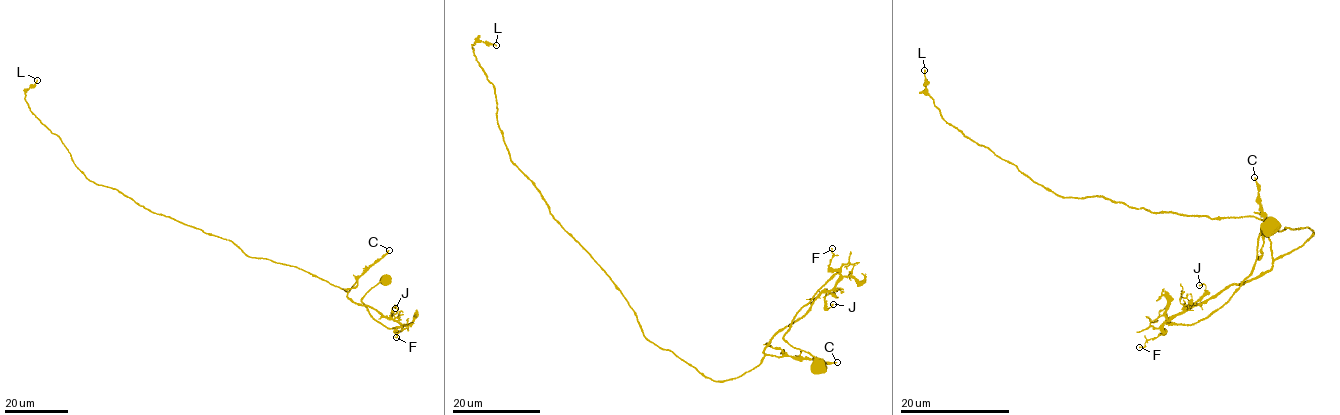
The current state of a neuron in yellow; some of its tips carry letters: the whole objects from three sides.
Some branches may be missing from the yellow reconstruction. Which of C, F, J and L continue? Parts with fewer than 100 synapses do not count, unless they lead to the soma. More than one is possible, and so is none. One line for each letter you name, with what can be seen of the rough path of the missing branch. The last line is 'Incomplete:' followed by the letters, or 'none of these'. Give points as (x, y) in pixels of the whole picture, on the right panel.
Incomplete: none of these

